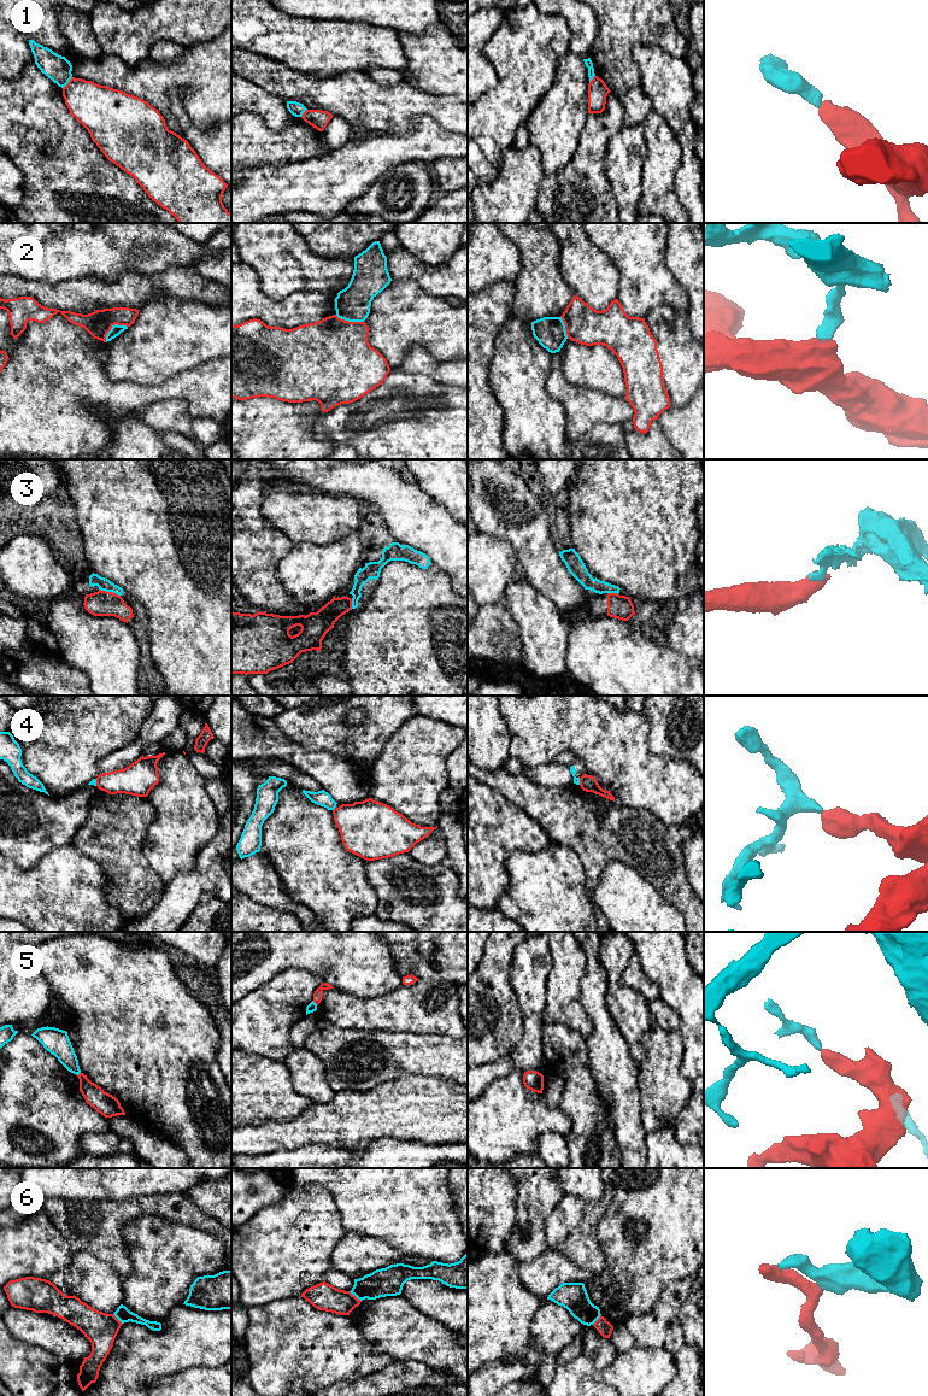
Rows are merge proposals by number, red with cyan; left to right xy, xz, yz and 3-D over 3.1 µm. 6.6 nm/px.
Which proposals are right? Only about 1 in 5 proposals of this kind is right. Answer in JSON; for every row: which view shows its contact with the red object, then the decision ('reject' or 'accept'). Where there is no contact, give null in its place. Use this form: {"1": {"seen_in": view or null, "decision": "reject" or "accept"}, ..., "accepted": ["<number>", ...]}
{"1": {"seen_in": "xy", "decision": "reject"}, "2": {"seen_in": "xy", "decision": "reject"}, "3": {"seen_in": "xy", "decision": "reject"}, "4": {"seen_in": "yz", "decision": "reject"}, "5": {"seen_in": "xz", "decision": "reject"}, "6": {"seen_in": "xz", "decision": "reject"}, "accepted": []}

